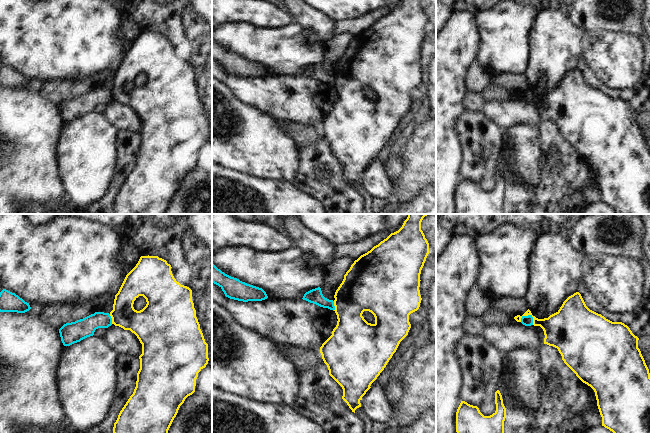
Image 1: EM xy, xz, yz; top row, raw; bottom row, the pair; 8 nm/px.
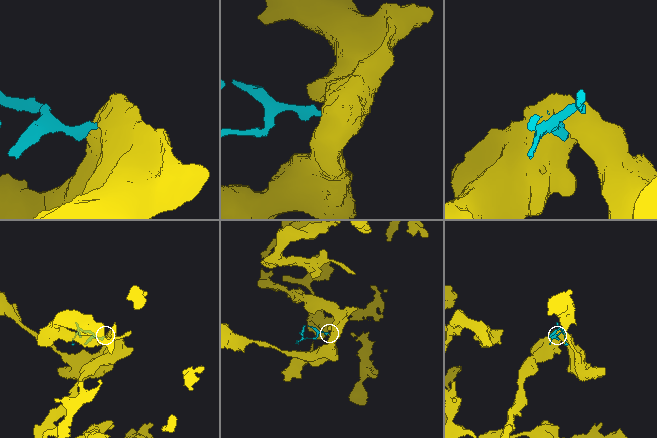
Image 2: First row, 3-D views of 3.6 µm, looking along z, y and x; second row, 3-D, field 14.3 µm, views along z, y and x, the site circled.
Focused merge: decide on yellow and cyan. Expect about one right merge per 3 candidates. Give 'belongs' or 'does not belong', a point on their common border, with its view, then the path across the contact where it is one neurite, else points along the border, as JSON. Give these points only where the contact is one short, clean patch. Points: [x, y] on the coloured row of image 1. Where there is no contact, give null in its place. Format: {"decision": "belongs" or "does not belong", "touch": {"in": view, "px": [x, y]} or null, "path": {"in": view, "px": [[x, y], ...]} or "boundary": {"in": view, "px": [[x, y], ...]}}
{"decision": "does not belong", "touch": {"in": "yz", "px": [530, 314]}, "boundary": {"in": "yz", "px": [[521, 316], [530, 315], [533, 324]]}}

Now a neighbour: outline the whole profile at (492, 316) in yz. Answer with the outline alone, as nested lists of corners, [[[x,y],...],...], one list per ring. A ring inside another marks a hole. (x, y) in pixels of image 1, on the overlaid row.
[[[493,307],[488,308],[480,318],[486,326],[507,326],[517,322],[513,317]]]

